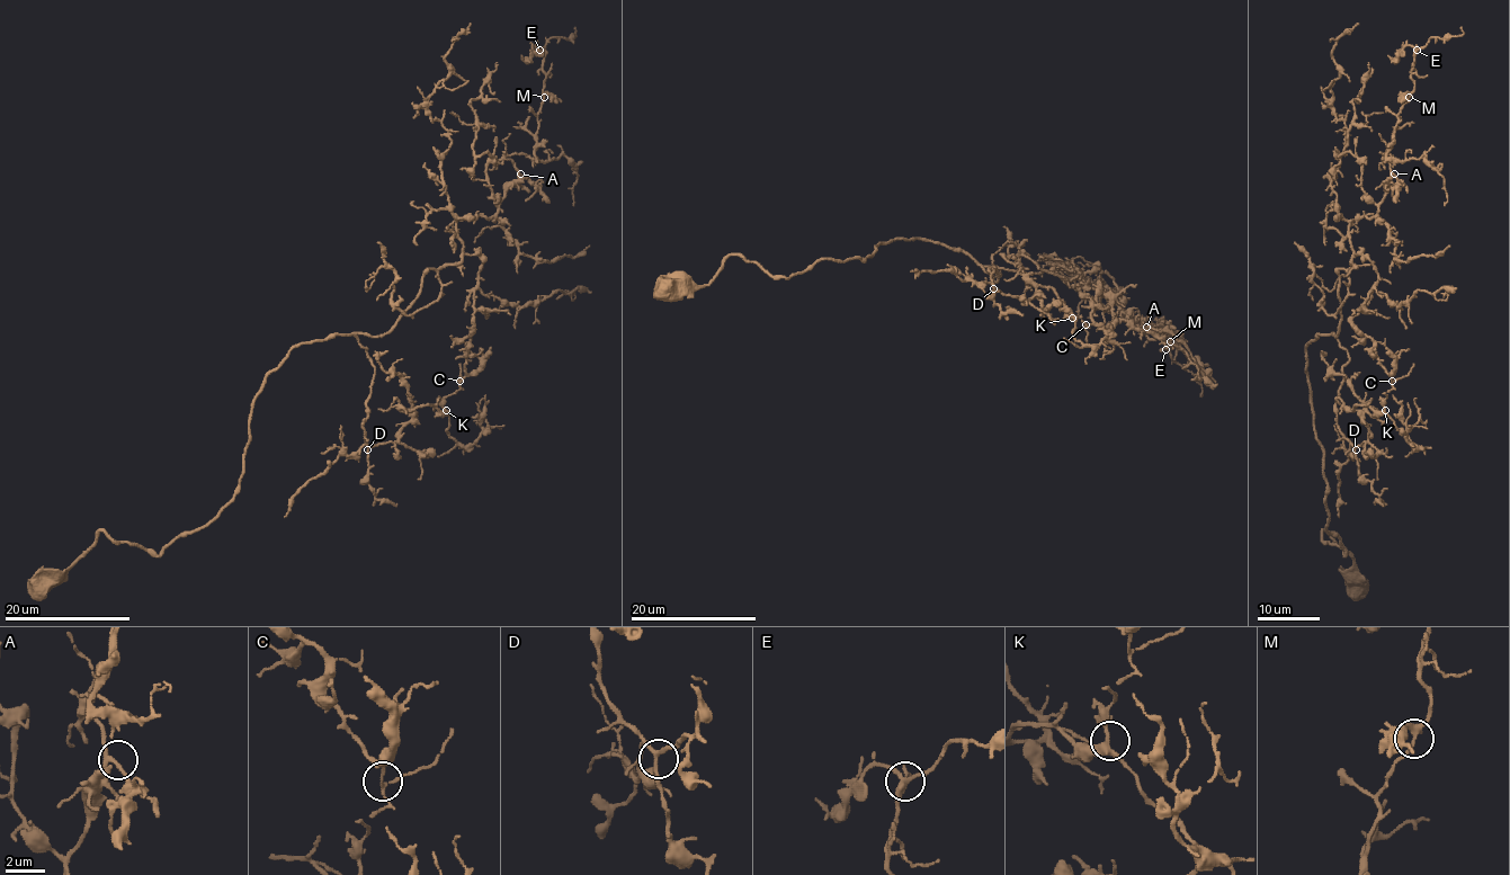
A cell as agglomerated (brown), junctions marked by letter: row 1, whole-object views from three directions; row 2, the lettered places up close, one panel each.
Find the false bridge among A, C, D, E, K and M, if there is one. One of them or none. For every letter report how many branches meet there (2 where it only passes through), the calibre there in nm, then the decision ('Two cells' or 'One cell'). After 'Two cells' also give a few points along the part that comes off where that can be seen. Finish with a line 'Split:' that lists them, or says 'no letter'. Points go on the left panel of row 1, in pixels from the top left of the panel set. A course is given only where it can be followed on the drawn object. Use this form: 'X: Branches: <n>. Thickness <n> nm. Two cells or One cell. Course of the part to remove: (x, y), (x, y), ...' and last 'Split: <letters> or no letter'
A: Branches: 3. Thickness 200 nm. One cell
C: Branches: 3. Thickness 120 nm. One cell
D: Branches: 3. Thickness 180 nm. One cell
E: Branches: 3. Thickness 190 nm. One cell
K: Branches: 3. Thickness 360 nm. One cell
M: Branches: 3. Thickness 240 nm. One cell
Split: no letter

